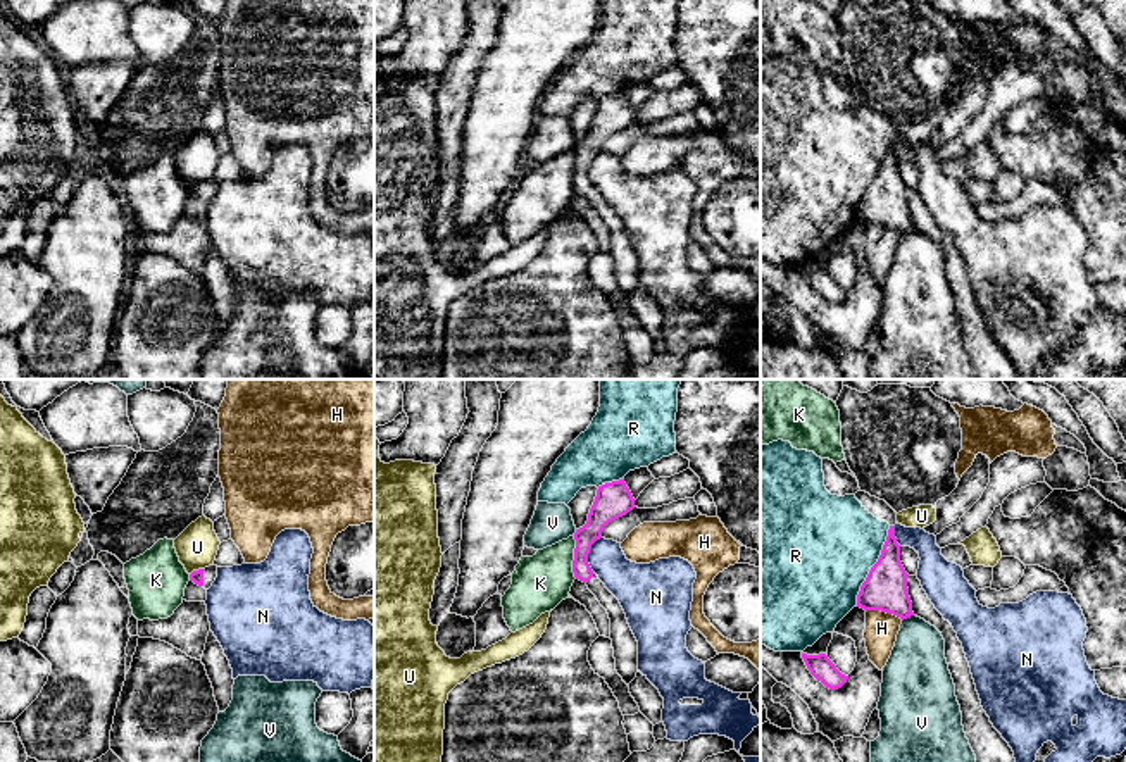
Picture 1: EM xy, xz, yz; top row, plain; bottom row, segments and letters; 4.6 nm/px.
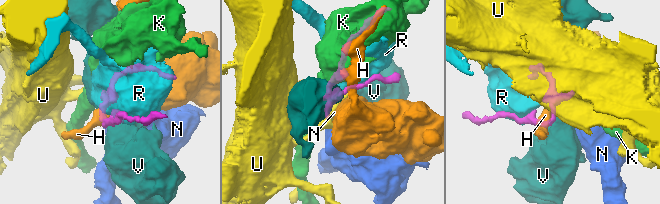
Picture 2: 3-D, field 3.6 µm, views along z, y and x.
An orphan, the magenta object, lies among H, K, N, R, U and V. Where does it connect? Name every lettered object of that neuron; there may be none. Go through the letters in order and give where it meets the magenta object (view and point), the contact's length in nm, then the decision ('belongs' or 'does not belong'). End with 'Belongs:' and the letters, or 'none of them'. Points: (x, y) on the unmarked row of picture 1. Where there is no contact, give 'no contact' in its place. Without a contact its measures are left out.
H: yz (885, 224) | 180 nm | does not belong
K: xz (575, 171) | 200 nm | does not belong
N: xz (588, 166) | 170 nm | does not belong
R: yz (873, 180) | 400 nm | does not belong
U: xy (195, 185) | 70 nm | does not belong
V: yz (907, 230) | 70 nm | does not belong
Belongs: none of them

